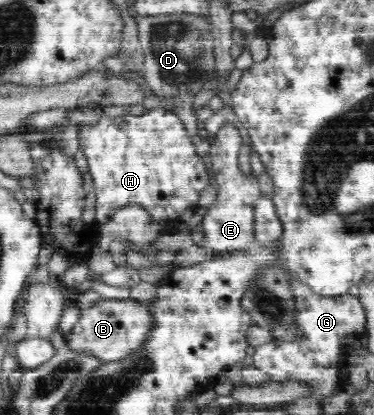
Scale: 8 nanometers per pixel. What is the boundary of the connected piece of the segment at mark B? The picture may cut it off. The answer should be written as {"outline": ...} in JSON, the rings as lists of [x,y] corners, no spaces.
{"outline":[[[130,298],[102,299],[93,307],[82,310],[78,323],[75,323],[75,326],[65,334],[66,343],[70,350],[96,356],[104,364],[117,362],[144,345],[144,341],[148,339],[154,327],[152,317],[153,312],[147,302]]]}

